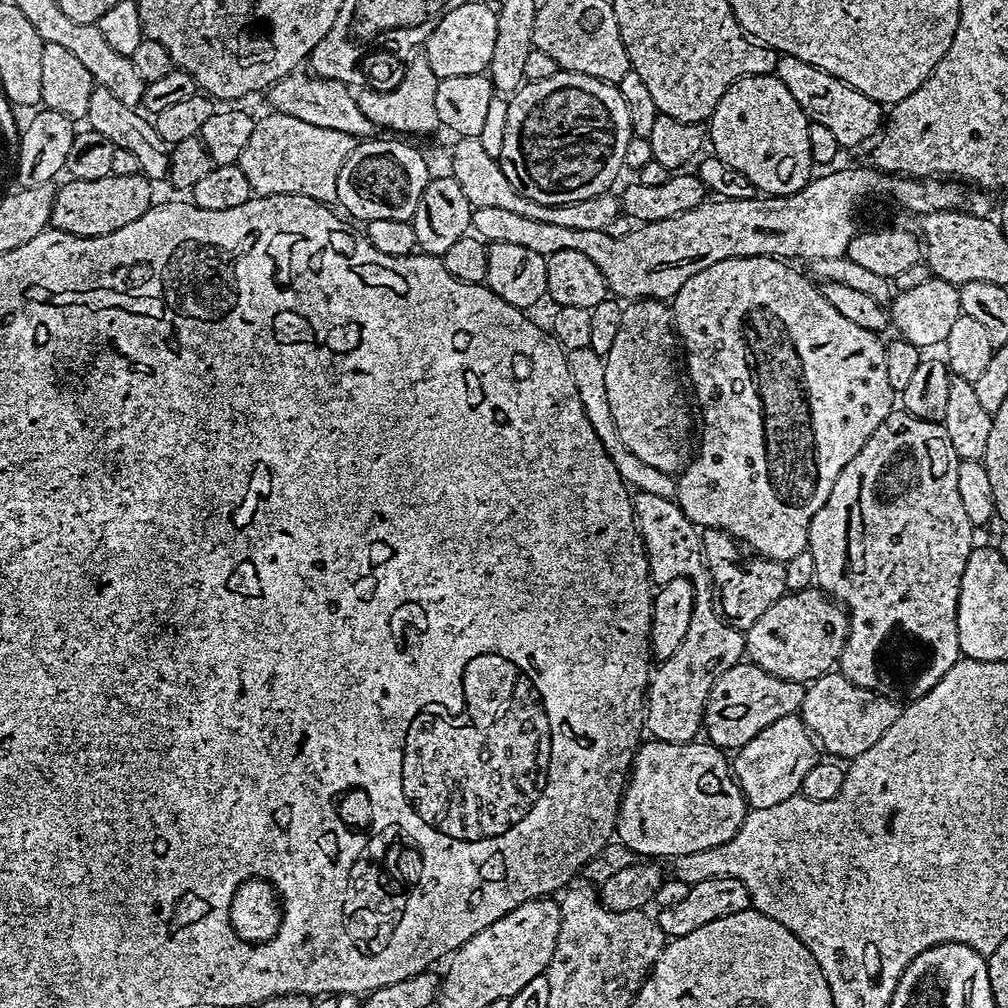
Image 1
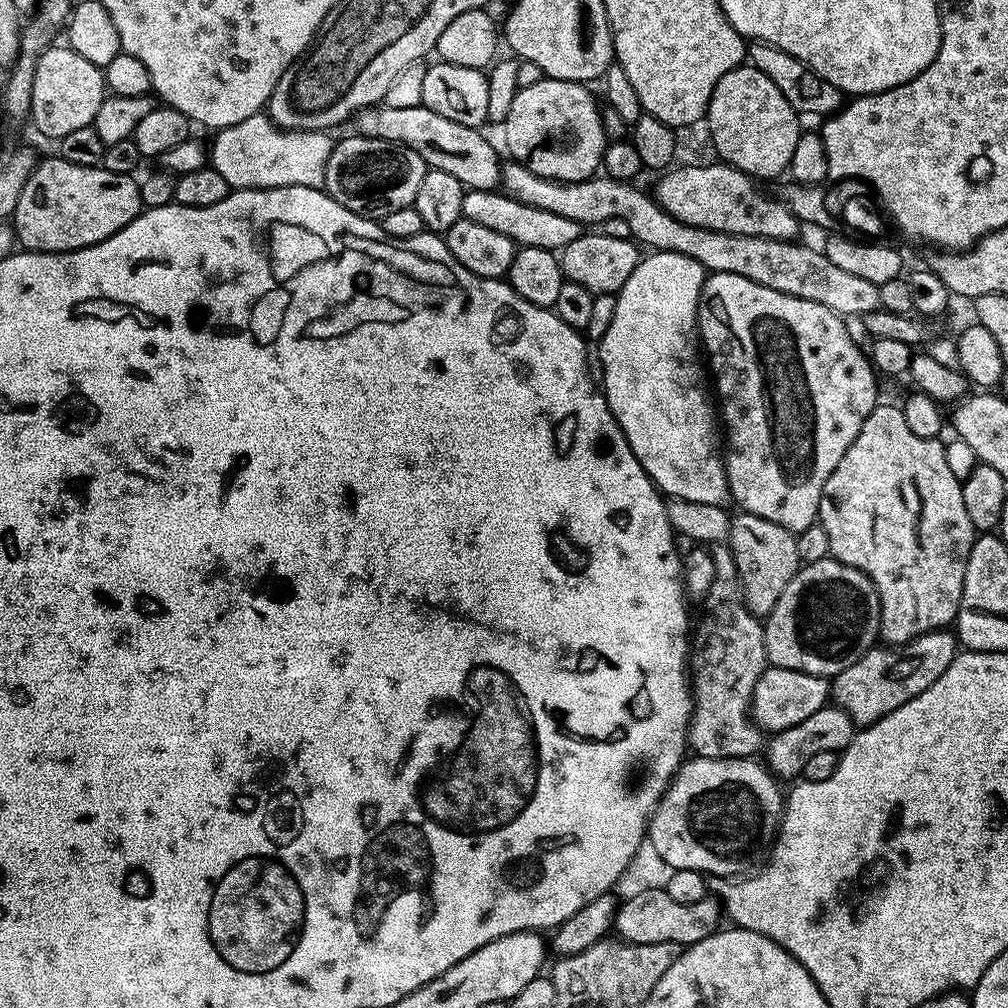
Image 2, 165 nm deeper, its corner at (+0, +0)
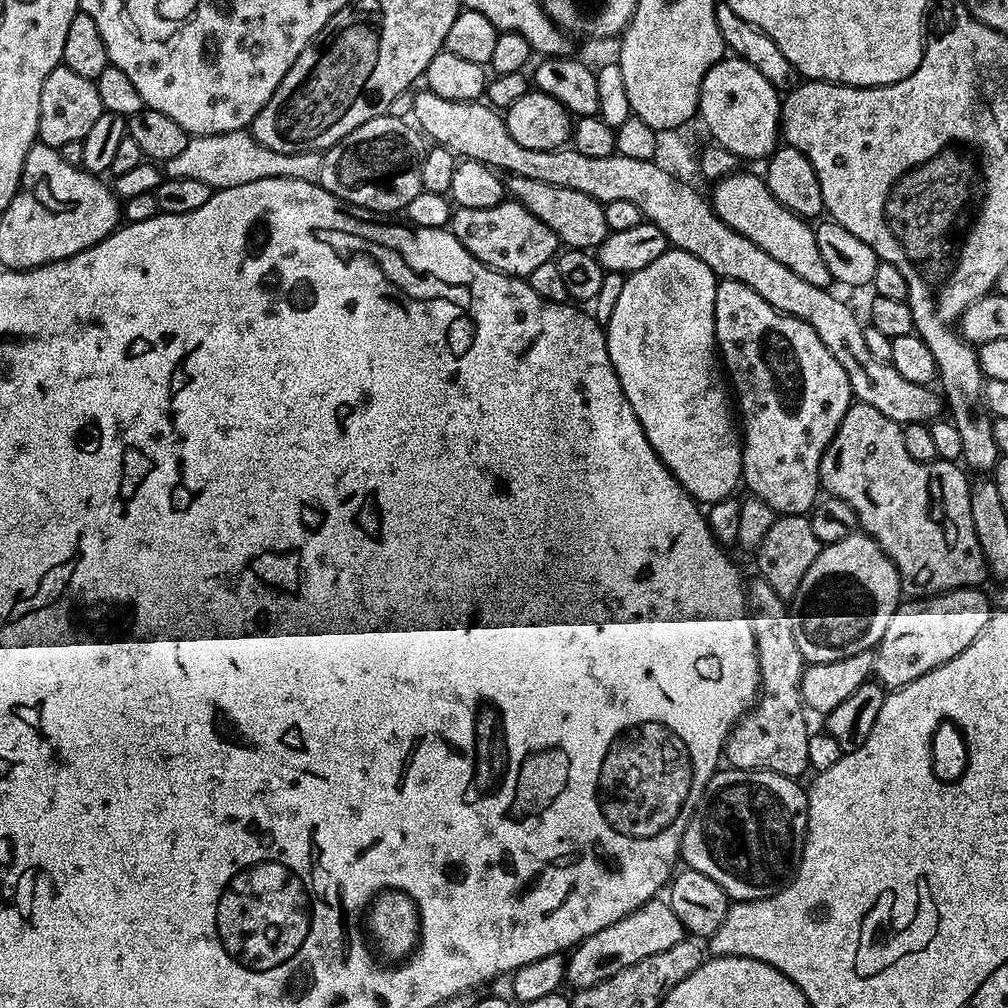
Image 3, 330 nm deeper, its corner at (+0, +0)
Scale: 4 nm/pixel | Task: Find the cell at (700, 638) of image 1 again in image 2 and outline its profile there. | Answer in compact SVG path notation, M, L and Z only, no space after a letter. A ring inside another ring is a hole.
M727 543L715 545L711 549L712 557L714 558L714 570L716 571L716 581L712 587L710 595L707 597L706 603L712 607L712 616L708 616L700 624L700 629L695 629L694 644L700 649L695 649L692 664L696 666L696 680L694 676L694 687L692 688L692 721L688 724L688 748L691 749L695 755L705 756L706 758L734 758L735 760L742 760L745 758L752 758L757 755L756 751L763 749L766 744L766 736L761 729L757 728L755 720L752 718L751 706L752 695L754 694L754 686L758 682L760 675L764 673L765 667L768 664L768 655L764 649L764 626L763 623L754 615L751 610L743 602L738 599L738 577L736 575L736 563L732 557L732 552L729 550Z

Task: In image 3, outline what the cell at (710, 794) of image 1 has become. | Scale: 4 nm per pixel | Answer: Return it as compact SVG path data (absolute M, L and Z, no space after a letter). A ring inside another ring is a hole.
M729 767L727 771L716 772L709 778L708 785L704 788L704 801L699 801L696 813L692 815L692 820L689 821L684 831L684 837L680 843L680 854L683 863L687 867L714 878L714 882L718 882L718 886L722 886L722 890L728 893L733 901L764 900L768 896L775 896L782 890L787 889L789 882L796 877L796 871L804 853L804 841L806 840L806 830L808 829L808 794L803 787L799 788L796 785L799 783L790 776L774 774L773 772L753 772L752 770L742 770L734 767Z

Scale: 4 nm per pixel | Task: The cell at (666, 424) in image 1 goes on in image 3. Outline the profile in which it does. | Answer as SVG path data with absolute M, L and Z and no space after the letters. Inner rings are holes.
M669 250L663 252L650 266L642 266L642 270L631 273L625 279L622 286L622 294L614 306L614 314L610 314L606 325L608 337L608 353L610 362L618 374L618 382L630 402L634 406L634 414L638 414L638 422L642 422L642 430L650 442L650 446L658 454L658 458L678 478L680 485L691 494L692 499L704 506L717 504L720 500L729 499L732 492L742 484L744 474L744 449L742 447L742 436L738 431L737 421L734 419L734 400L730 395L730 384L722 371L722 361L716 347L716 319L714 318L714 298L716 297L716 286L718 277L712 273L710 266L689 252Z

